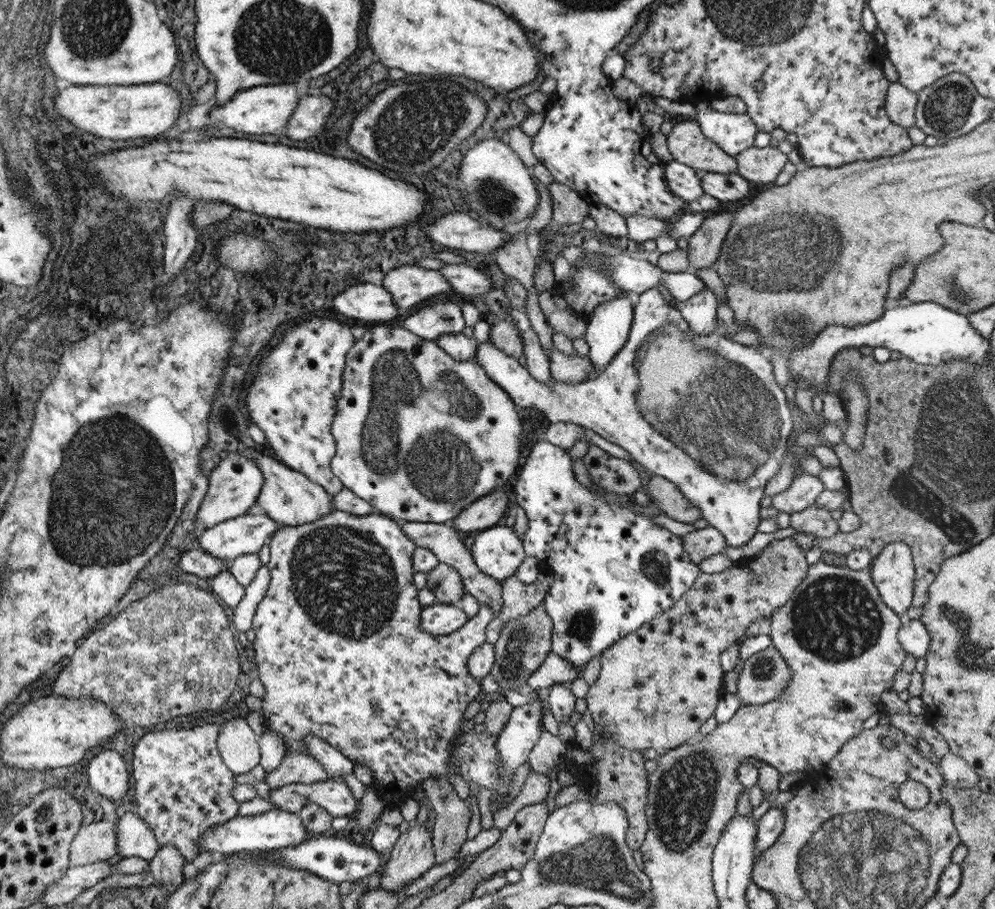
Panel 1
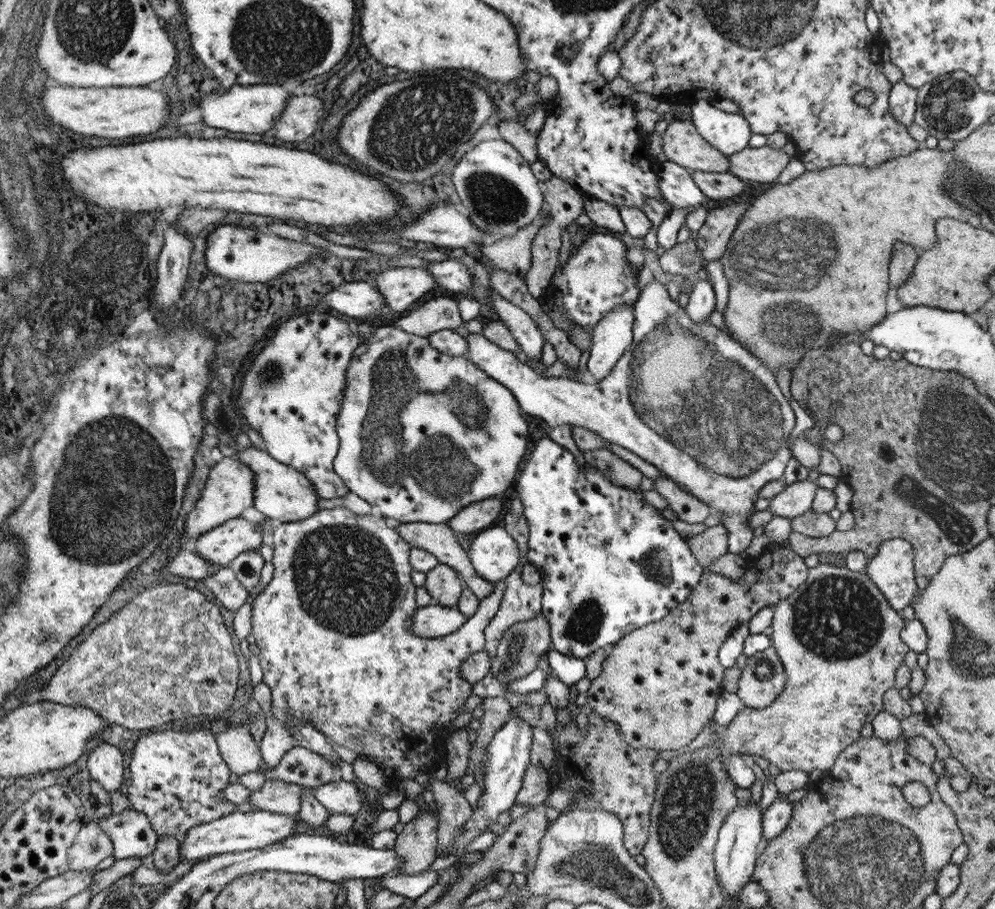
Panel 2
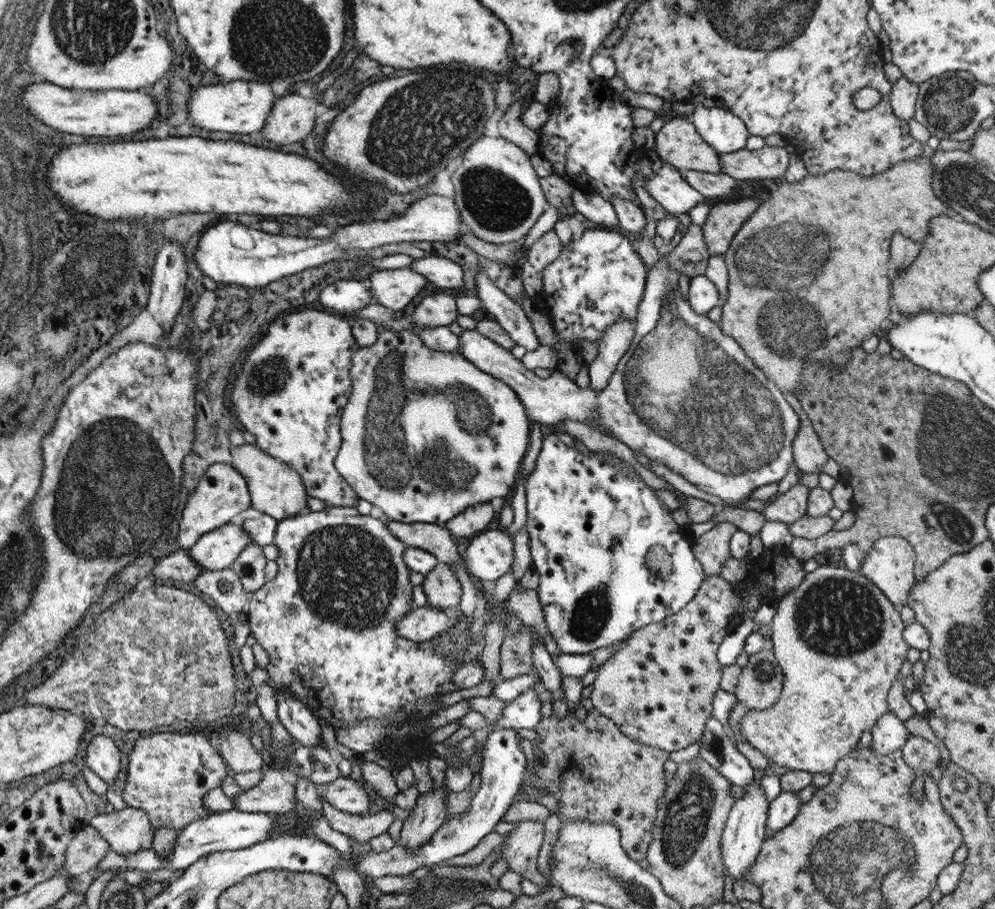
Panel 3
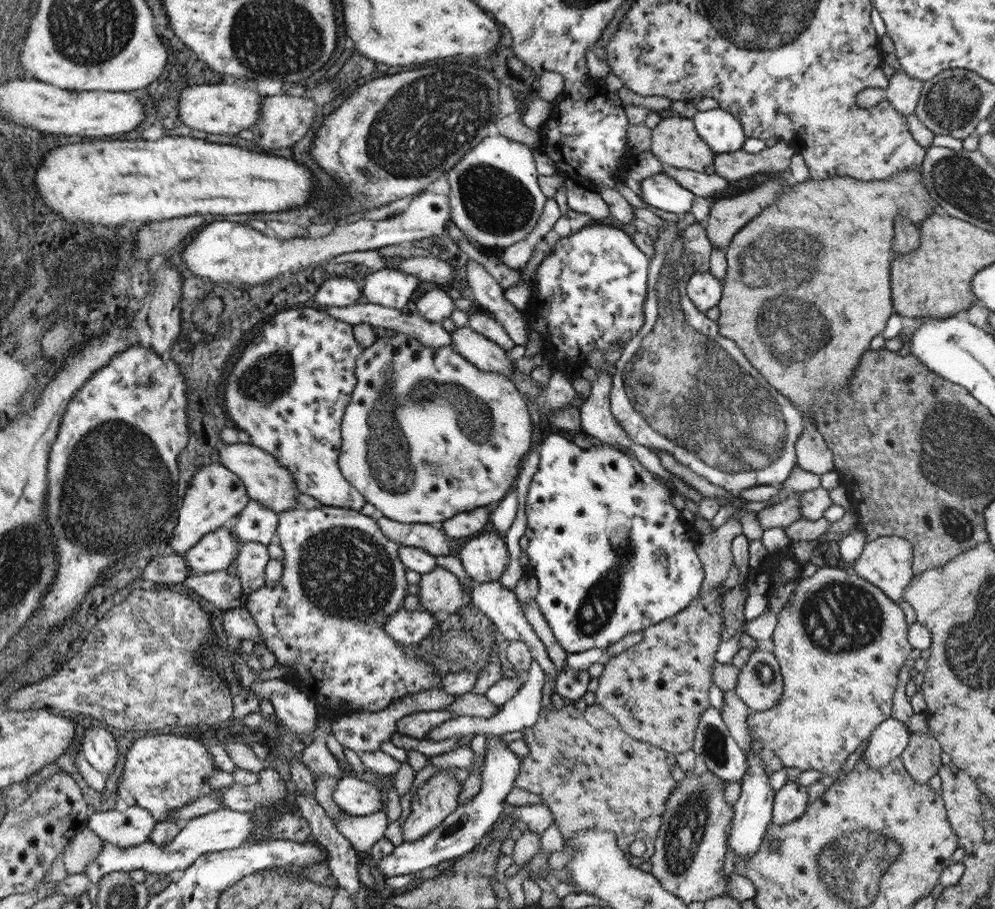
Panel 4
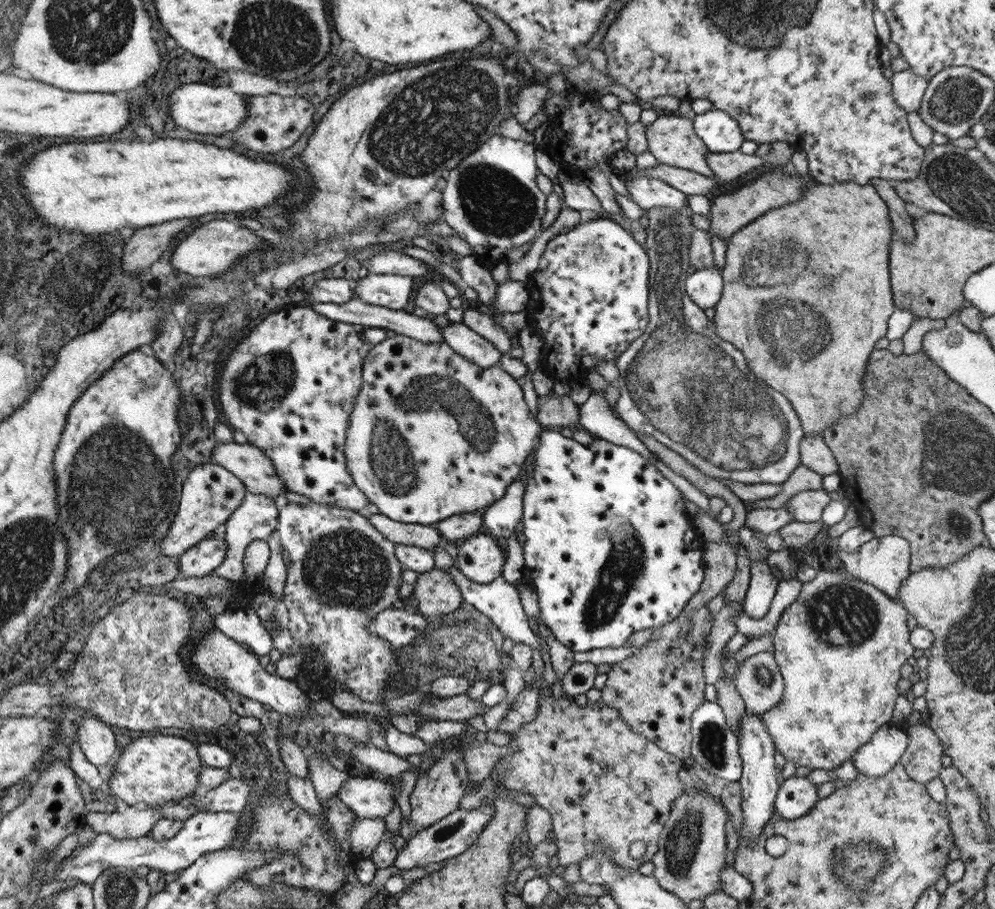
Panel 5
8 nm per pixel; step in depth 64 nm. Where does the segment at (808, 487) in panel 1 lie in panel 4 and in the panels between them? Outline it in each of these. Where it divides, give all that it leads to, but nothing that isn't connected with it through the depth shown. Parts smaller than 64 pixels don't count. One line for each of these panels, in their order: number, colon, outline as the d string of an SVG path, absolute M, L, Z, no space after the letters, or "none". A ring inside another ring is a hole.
2: M801 480L795 482L791 486L787 486L783 492L779 492L775 498L769 500L769 512L775 516L783 516L783 518L795 518L805 514L807 510L811 510L811 502L815 496L815 490L819 486L809 482L809 480Z
3: M791 486L785 494L781 494L773 504L769 504L761 514L765 516L767 522L783 522L783 524L793 524L807 512L807 496L809 496L807 486Z
4: M799 492L791 494L789 498L781 500L777 504L771 504L769 508L759 510L755 516L757 516L763 532L777 528L777 526L787 528L789 524L793 524L801 518L801 514L799 514Z

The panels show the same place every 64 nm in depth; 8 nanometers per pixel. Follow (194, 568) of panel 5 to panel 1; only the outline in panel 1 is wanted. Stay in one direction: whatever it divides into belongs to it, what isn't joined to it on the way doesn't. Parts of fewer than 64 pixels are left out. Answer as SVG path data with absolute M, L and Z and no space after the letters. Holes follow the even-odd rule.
M239 516L225 522L219 522L211 528L203 528L197 538L199 548L223 562L231 562L233 558L257 554L261 546L269 542L269 538L281 528L269 516Z

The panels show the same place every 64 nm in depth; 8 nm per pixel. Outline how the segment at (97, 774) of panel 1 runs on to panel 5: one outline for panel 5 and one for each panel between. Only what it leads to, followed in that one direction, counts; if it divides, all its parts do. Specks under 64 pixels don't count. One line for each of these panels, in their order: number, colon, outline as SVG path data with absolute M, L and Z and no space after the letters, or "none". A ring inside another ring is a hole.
2: M107 742L97 744L85 762L91 780L99 782L101 790L113 792L121 788L123 782L123 756L119 750Z
3: M93 736L85 748L85 766L89 766L107 784L117 780L119 774L119 752L107 736Z
4: M89 726L81 738L81 750L83 750L81 754L85 756L85 760L97 772L101 772L105 778L113 774L111 770L117 762L117 748L109 732L105 732L99 726Z
5: M91 714L81 716L77 724L77 742L85 754L85 758L99 770L107 770L119 756L113 732L107 724L97 720Z

